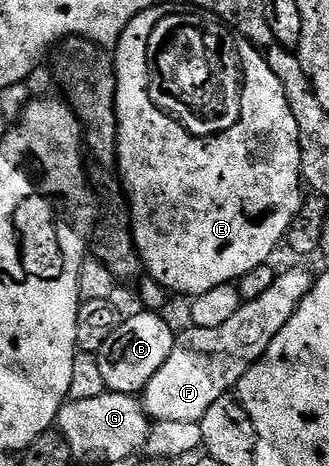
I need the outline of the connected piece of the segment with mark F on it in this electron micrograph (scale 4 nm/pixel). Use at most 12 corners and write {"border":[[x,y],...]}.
{"border":[[287,270],[221,328],[187,328],[141,391],[155,422],[200,423],[311,291]]}

